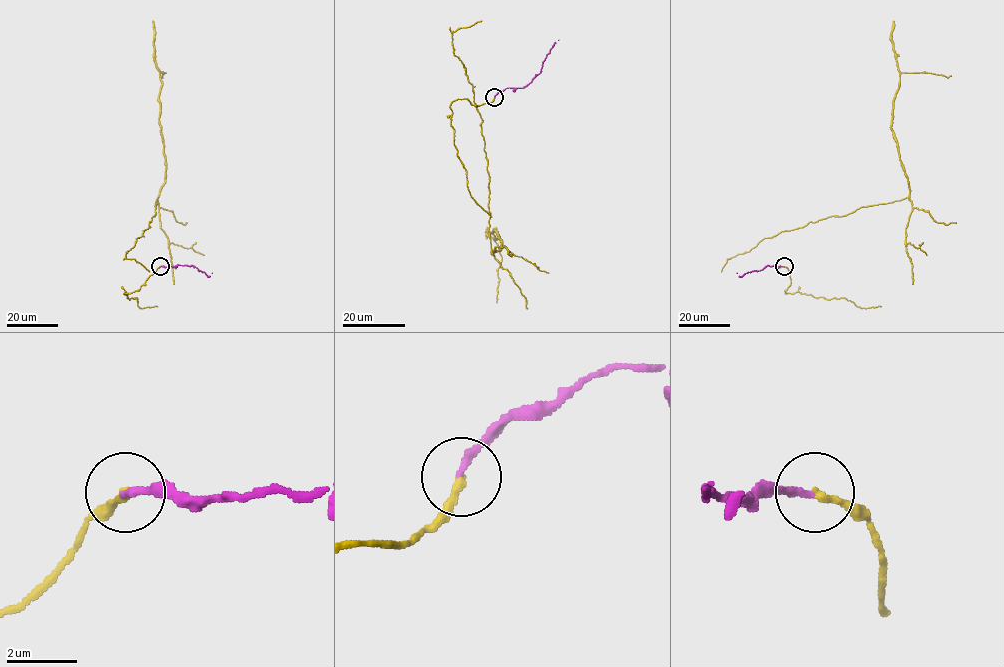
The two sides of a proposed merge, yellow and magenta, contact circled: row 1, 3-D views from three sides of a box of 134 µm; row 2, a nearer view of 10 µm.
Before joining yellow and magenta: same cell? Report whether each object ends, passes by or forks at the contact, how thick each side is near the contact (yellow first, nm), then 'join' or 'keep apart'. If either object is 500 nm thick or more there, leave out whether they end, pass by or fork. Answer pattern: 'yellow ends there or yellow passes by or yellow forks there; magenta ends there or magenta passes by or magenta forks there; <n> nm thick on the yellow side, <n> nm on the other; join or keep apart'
yellow ends there; magenta ends there; 200 nm thick on the yellow side, 200 nm on the other; join

